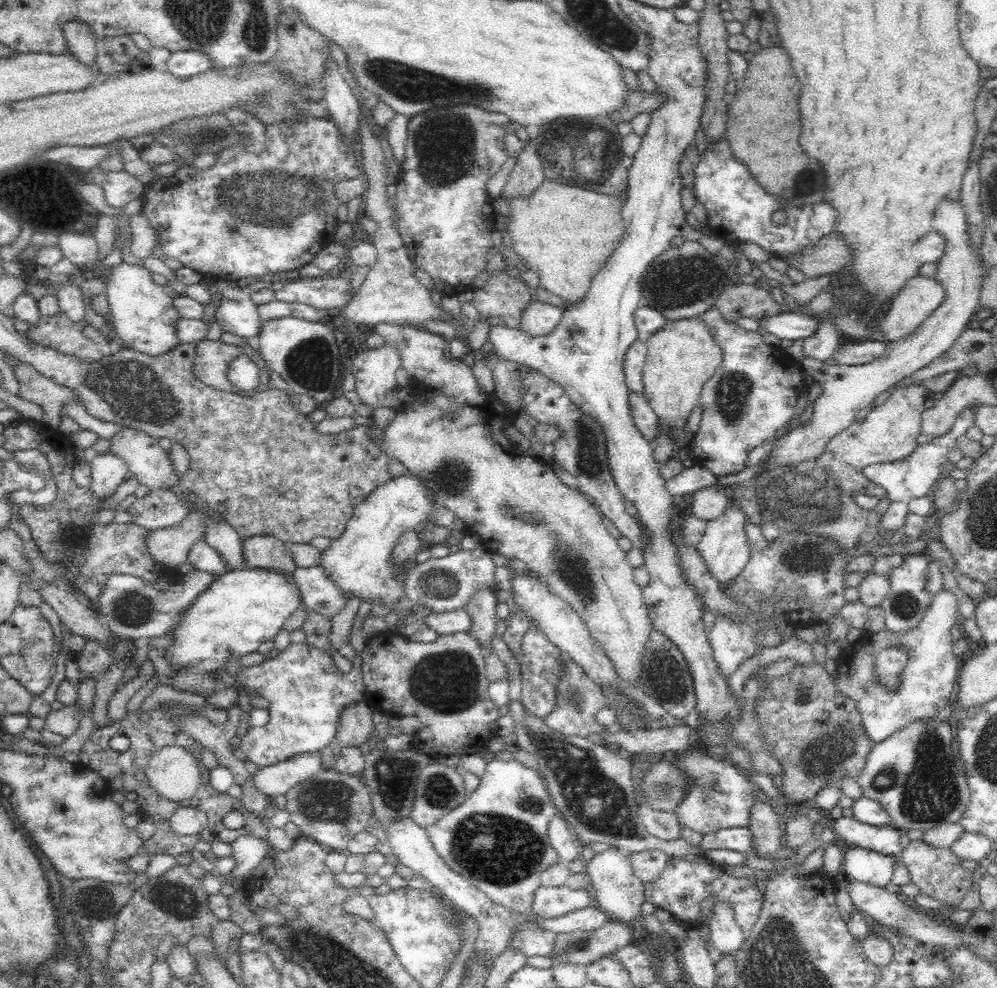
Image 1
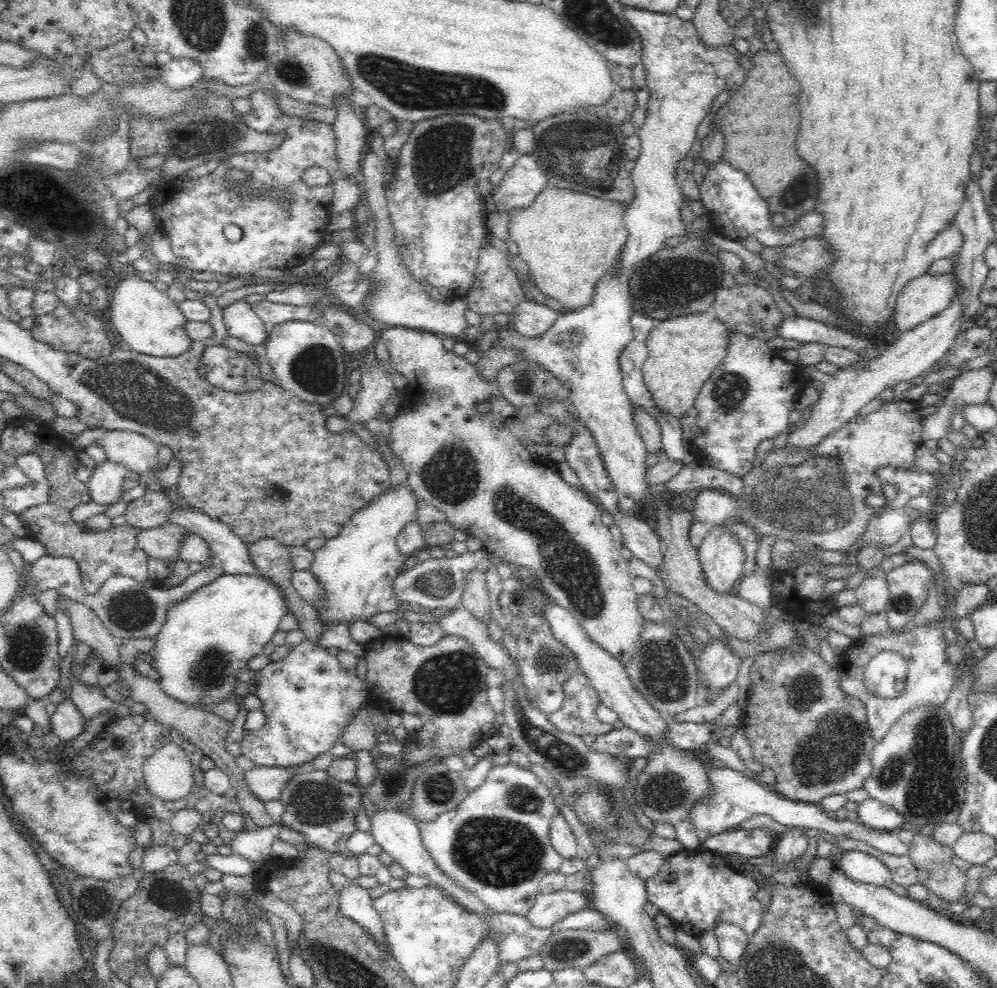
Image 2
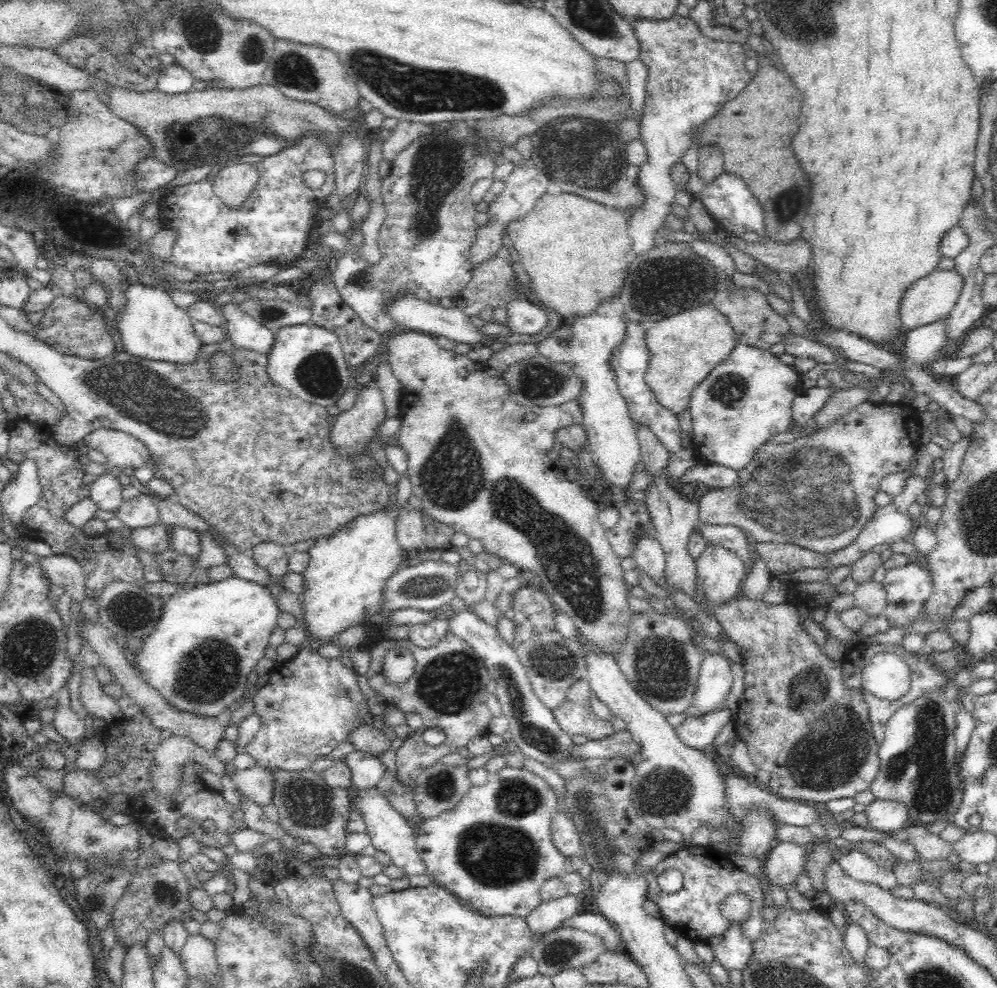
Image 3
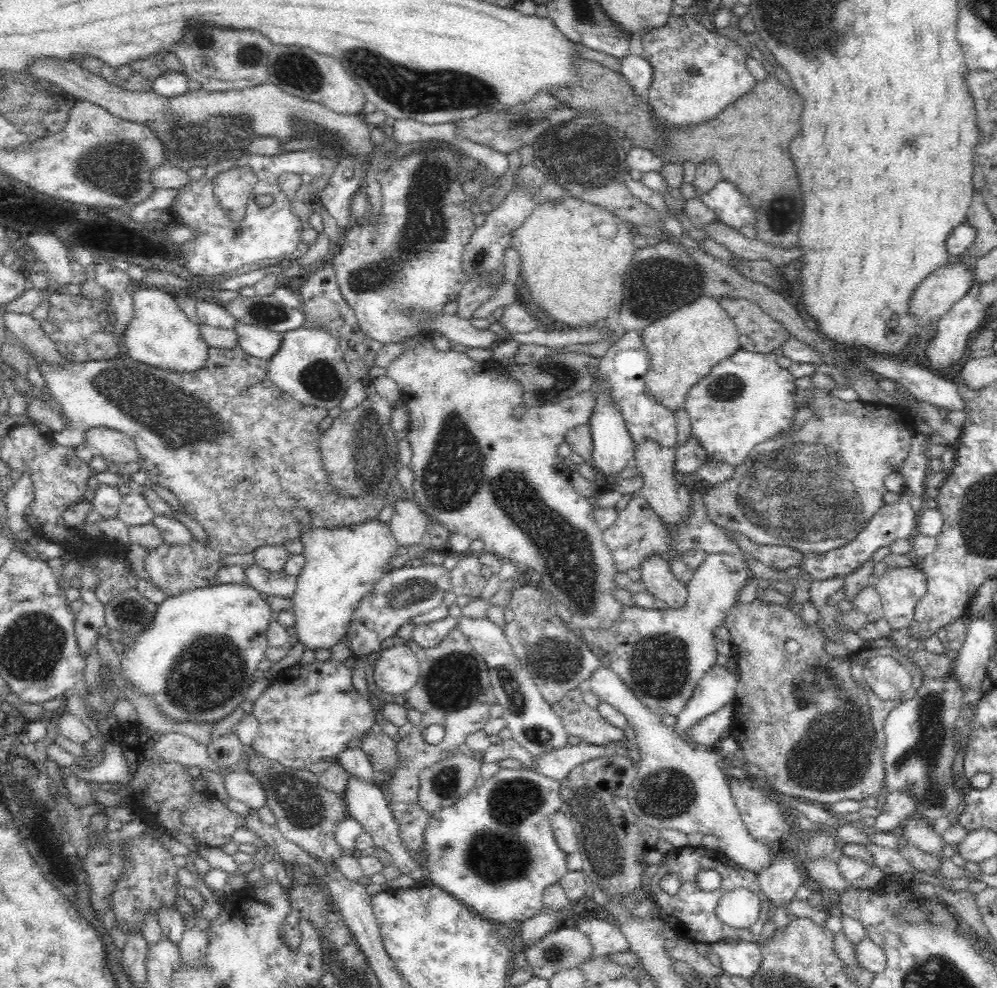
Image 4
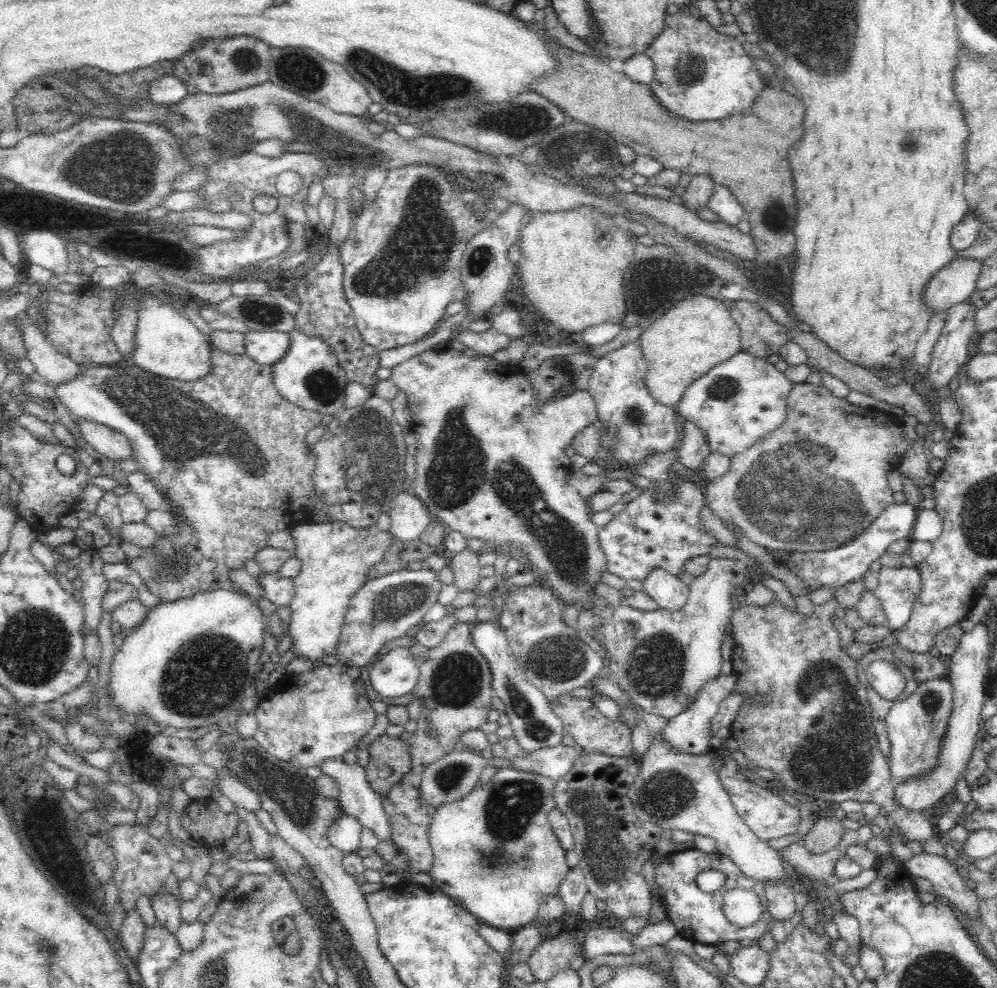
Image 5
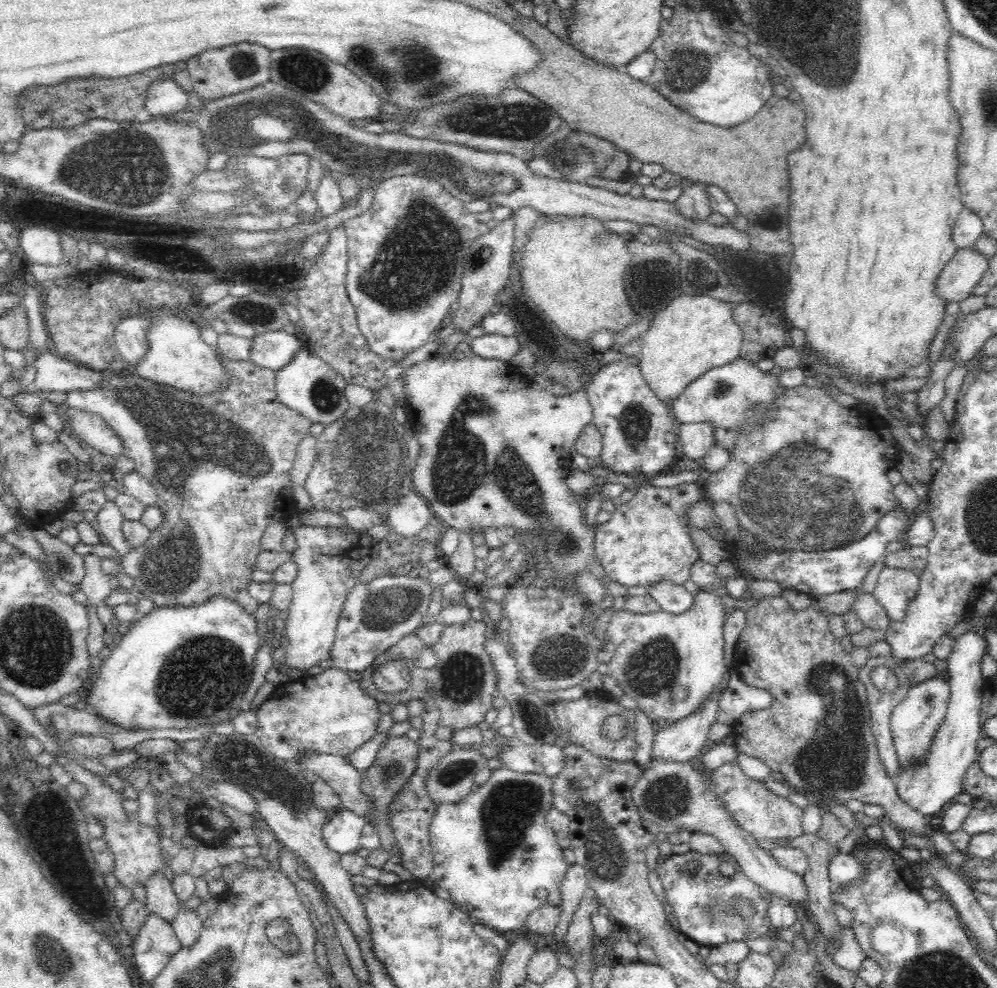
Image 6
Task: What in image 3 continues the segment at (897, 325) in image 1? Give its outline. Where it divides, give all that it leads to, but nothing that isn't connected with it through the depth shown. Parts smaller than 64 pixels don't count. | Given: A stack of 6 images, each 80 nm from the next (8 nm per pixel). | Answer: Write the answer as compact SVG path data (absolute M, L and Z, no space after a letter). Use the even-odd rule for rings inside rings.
M953 267L953 270L935 269L924 278L916 280L916 283L908 285L899 307L900 326L905 331L912 330L948 316L960 297L962 284L963 277Z

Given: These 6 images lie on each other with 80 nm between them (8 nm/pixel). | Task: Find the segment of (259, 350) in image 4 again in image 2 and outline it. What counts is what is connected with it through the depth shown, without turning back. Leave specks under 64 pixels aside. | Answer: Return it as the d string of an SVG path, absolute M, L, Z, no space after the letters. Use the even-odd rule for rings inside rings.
M244 298L224 308L223 322L229 335L236 336L248 344L262 346L268 336L268 330L258 318L254 306L246 303Z

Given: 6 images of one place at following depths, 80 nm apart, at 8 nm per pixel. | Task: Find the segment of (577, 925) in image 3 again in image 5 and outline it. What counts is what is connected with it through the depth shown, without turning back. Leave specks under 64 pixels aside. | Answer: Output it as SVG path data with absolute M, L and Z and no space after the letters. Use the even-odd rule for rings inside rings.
M592 926L583 932L583 957L585 960L602 954L632 954L635 951L630 937L619 926Z

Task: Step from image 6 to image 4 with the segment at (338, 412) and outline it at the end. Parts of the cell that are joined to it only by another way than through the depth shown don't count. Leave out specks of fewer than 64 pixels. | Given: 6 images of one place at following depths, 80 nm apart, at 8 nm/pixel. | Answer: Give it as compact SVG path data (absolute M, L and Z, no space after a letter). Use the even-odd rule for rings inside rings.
M304 326L282 333L282 342L268 362L268 379L280 391L301 402L327 411L340 404L351 379L338 338L320 329Z

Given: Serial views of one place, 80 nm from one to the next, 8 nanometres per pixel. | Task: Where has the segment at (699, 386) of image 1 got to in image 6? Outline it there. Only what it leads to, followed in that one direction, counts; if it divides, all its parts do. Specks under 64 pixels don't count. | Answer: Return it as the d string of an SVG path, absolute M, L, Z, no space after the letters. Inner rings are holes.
M681 294L674 298L664 310L651 320L648 329L640 336L640 369L646 385L663 403L670 404L696 378L708 370L729 364L740 356L742 331L733 319L734 304L726 303L705 295Z

